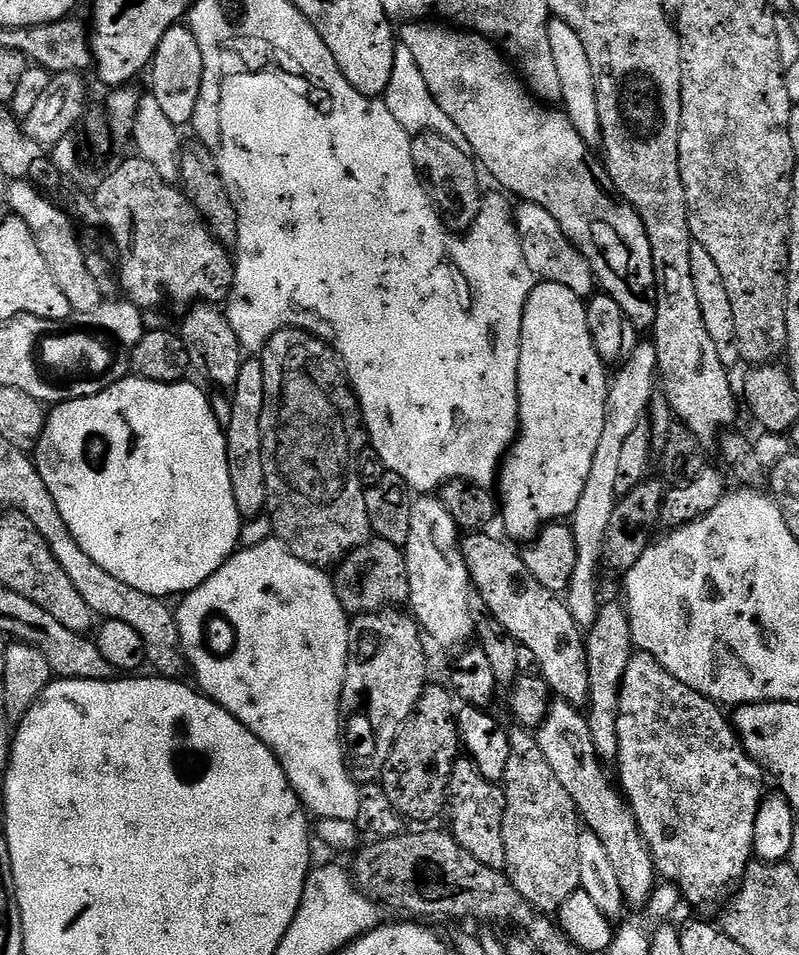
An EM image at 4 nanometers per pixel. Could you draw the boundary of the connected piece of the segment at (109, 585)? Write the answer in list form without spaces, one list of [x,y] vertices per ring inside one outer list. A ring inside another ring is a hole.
[[[67,531],[47,533],[46,540],[52,549],[56,561],[64,568],[76,595],[82,602],[86,602],[88,609],[100,618],[126,622],[144,647],[144,656],[152,663],[151,671],[165,678],[183,677],[186,672],[186,661],[178,647],[177,637],[174,635],[173,625],[164,615],[169,615],[170,608],[167,608],[165,601],[158,596],[142,594],[142,590],[134,590],[134,586],[126,586],[126,582],[118,582],[106,570],[102,570],[92,559],[80,550],[76,541],[68,535]]]

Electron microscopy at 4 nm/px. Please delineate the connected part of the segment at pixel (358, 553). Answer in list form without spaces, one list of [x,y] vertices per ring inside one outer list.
[[[372,538],[369,544],[361,548],[353,547],[339,561],[336,576],[334,575],[334,589],[341,609],[348,614],[374,612],[383,609],[384,604],[392,600],[392,596],[401,595],[406,584],[404,574],[404,558],[399,547],[396,548],[388,538]]]

